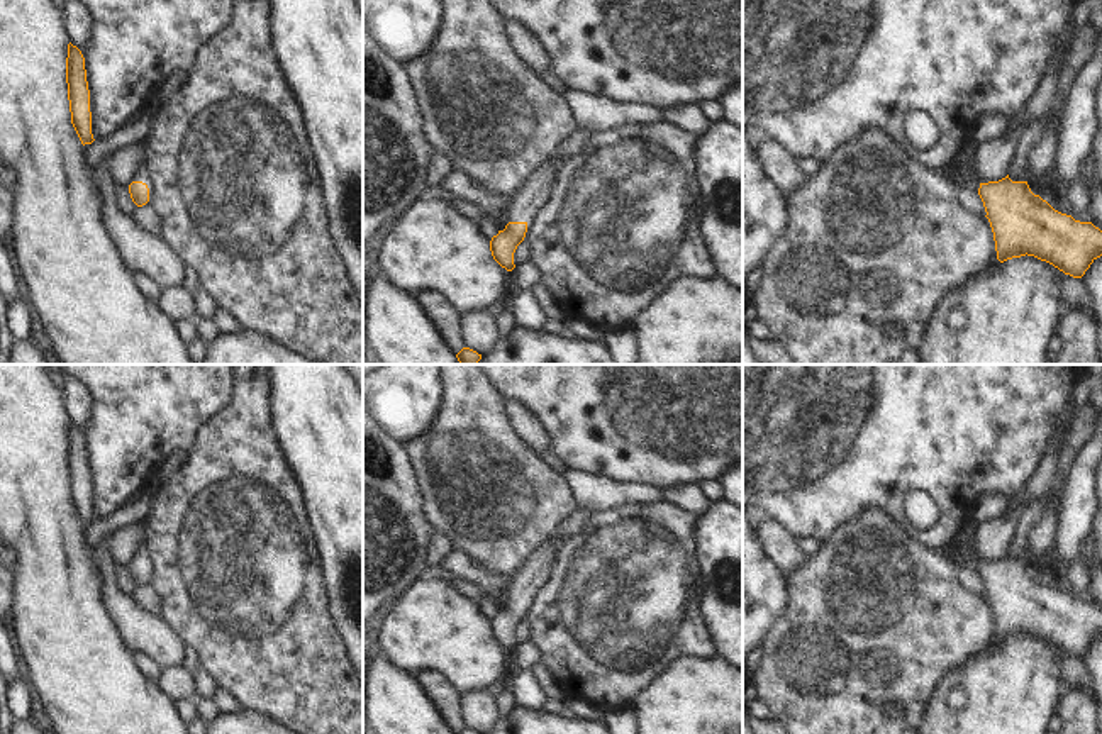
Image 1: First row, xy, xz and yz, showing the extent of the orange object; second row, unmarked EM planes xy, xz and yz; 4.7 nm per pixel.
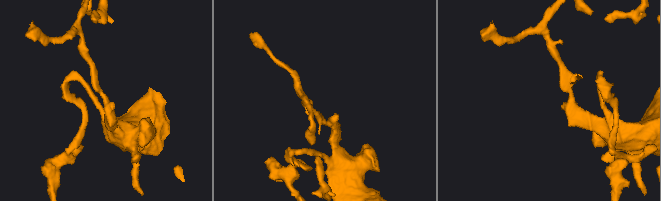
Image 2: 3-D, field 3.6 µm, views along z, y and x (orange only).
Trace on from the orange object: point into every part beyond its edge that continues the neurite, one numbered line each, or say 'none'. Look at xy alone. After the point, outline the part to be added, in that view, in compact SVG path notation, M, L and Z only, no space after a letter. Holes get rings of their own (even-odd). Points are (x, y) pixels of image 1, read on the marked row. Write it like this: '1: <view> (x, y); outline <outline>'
1: xy (141, 173); outline M146 161L139 163L134 176L132 176L132 181L142 181L147 185L149 181L149 173L147 173L147 168L146 168Z

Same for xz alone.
1: xz (533, 194); outline M585 129L565 139L556 151L536 168L536 171L510 195L510 207L507 209L509 222L531 222L537 210L548 202L554 185L556 173L551 163L558 159L561 164L575 158L585 147L592 134Z

